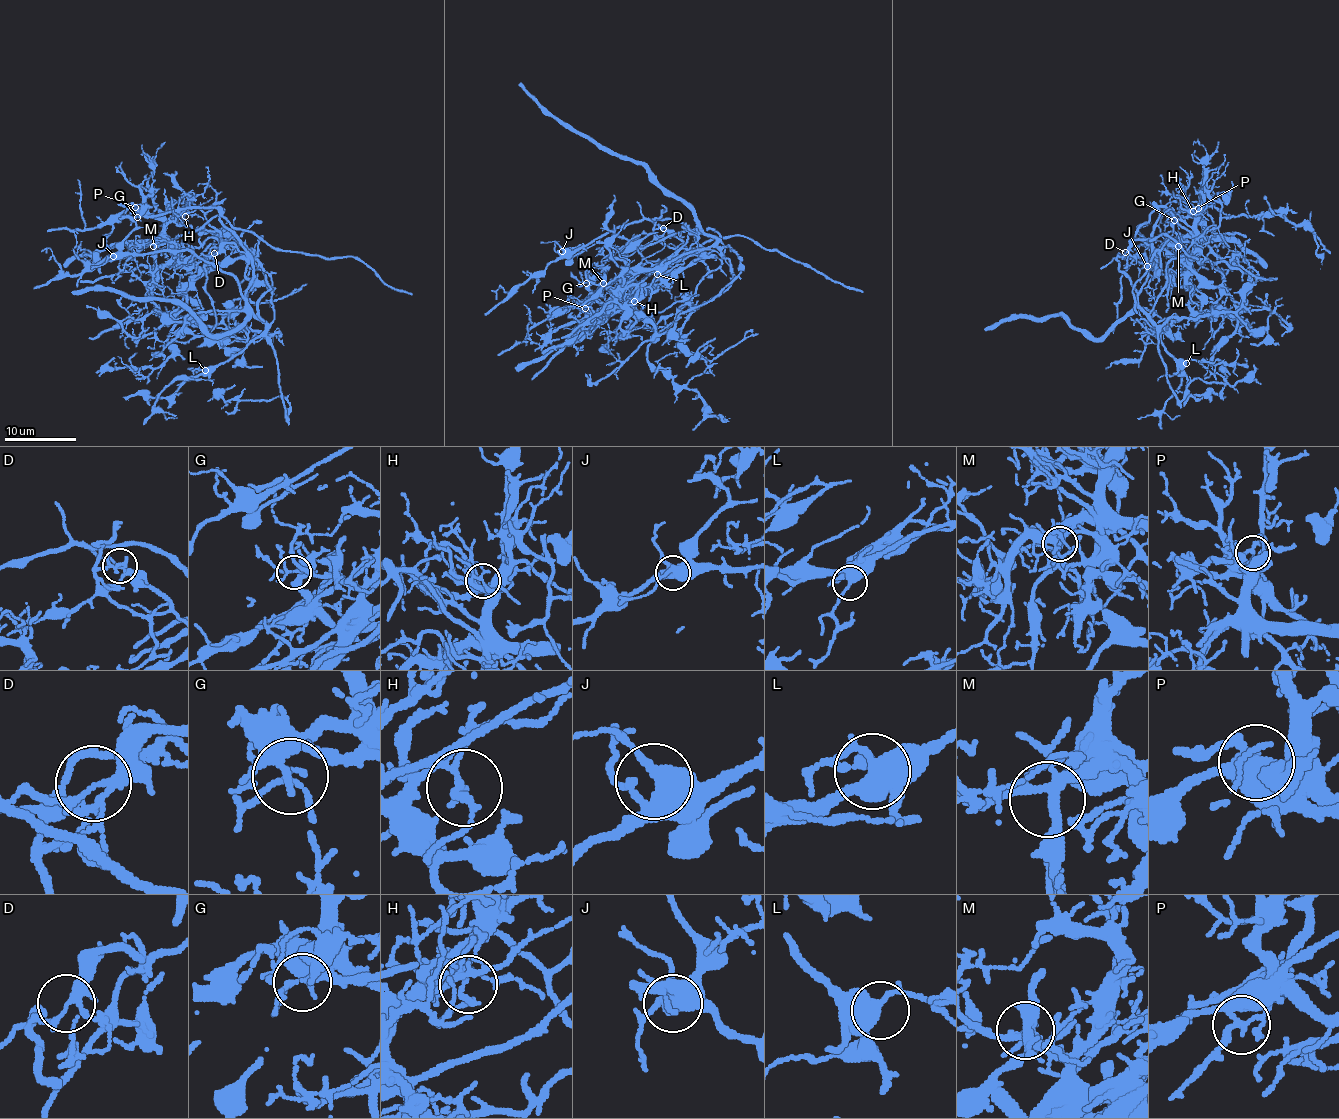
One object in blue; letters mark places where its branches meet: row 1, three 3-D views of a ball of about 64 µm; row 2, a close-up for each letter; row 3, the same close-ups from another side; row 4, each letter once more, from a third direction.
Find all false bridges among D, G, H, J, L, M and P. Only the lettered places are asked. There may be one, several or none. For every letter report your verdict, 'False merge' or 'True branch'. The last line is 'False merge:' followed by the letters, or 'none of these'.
D: False merge
G: True branch
H: True branch
J: True branch
L: True branch
M: True branch
P: False merge
False merge: D, P

